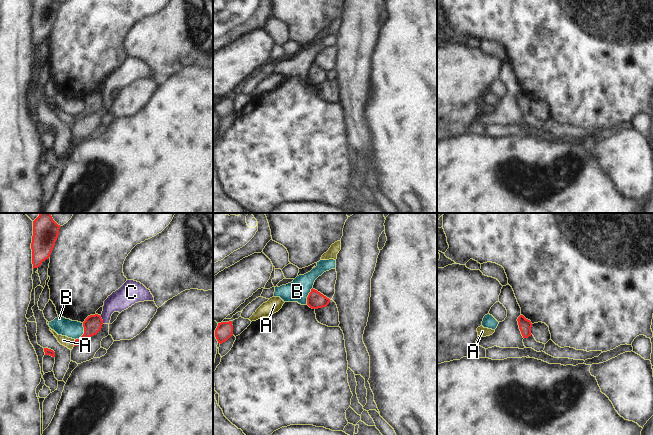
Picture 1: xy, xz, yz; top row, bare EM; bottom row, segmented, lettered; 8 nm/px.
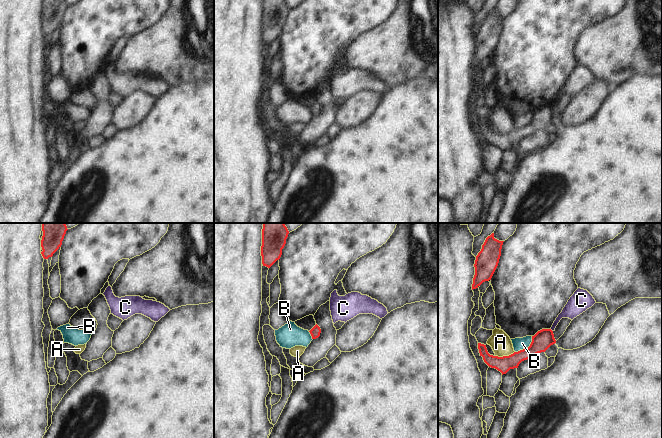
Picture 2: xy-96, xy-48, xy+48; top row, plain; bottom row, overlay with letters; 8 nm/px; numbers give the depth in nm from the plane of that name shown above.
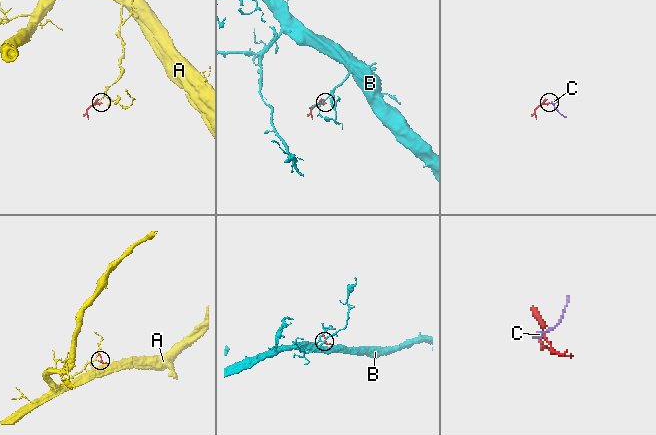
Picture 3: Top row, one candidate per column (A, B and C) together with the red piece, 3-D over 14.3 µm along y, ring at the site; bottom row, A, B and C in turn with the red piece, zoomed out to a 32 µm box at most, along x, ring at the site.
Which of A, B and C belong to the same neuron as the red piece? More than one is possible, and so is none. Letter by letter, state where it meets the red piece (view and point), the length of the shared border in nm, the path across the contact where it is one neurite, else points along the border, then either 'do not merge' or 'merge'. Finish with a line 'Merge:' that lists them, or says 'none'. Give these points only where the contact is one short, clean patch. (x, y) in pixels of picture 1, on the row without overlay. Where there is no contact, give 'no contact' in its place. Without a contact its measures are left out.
A: meets red in xy at (74, 119); contact 60 nm long; border along xy (75, 116), (73, 122); do not merge
B: meets red in xy at (84, 108); contact 160 nm long; border along xy (83, 99), (83, 109), (75, 116); do not merge
C: meets red in xy at (101, 95); contact 80 nm long; border along xy (99, 91), (103, 99); do not merge
Merge: none

